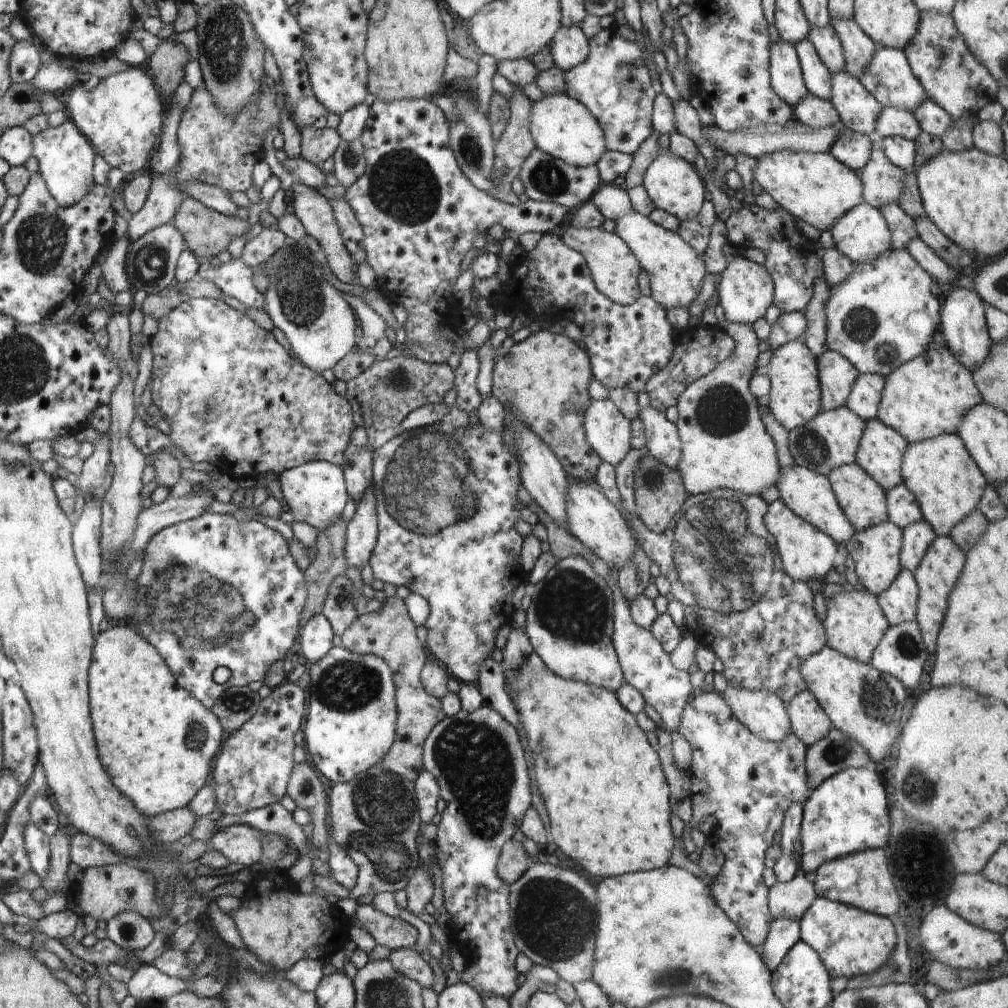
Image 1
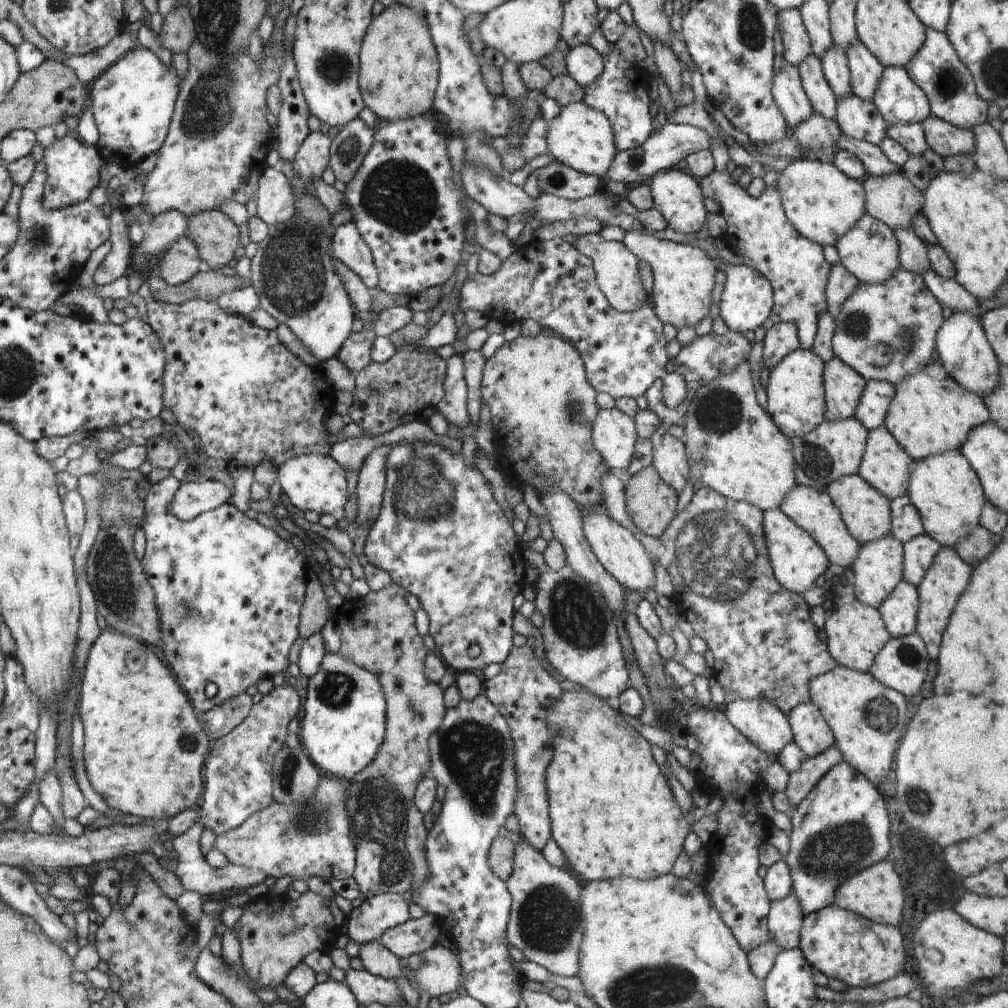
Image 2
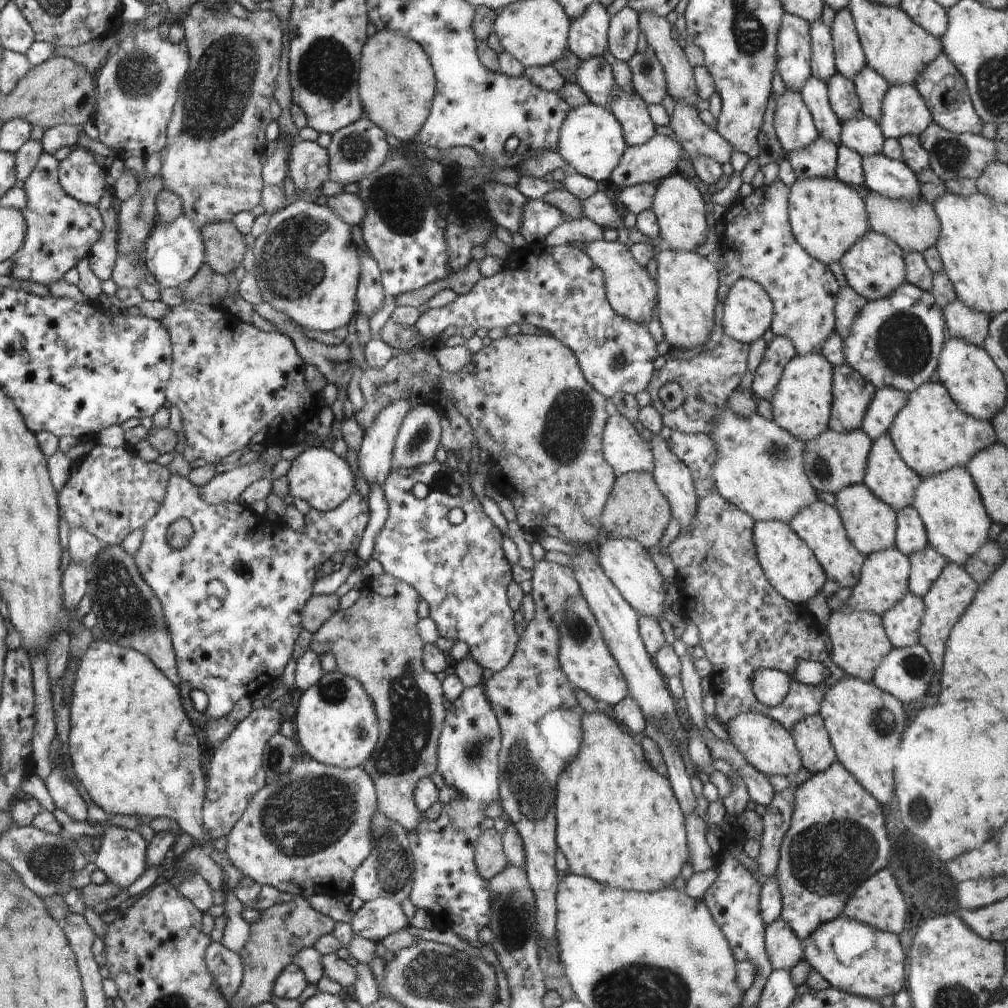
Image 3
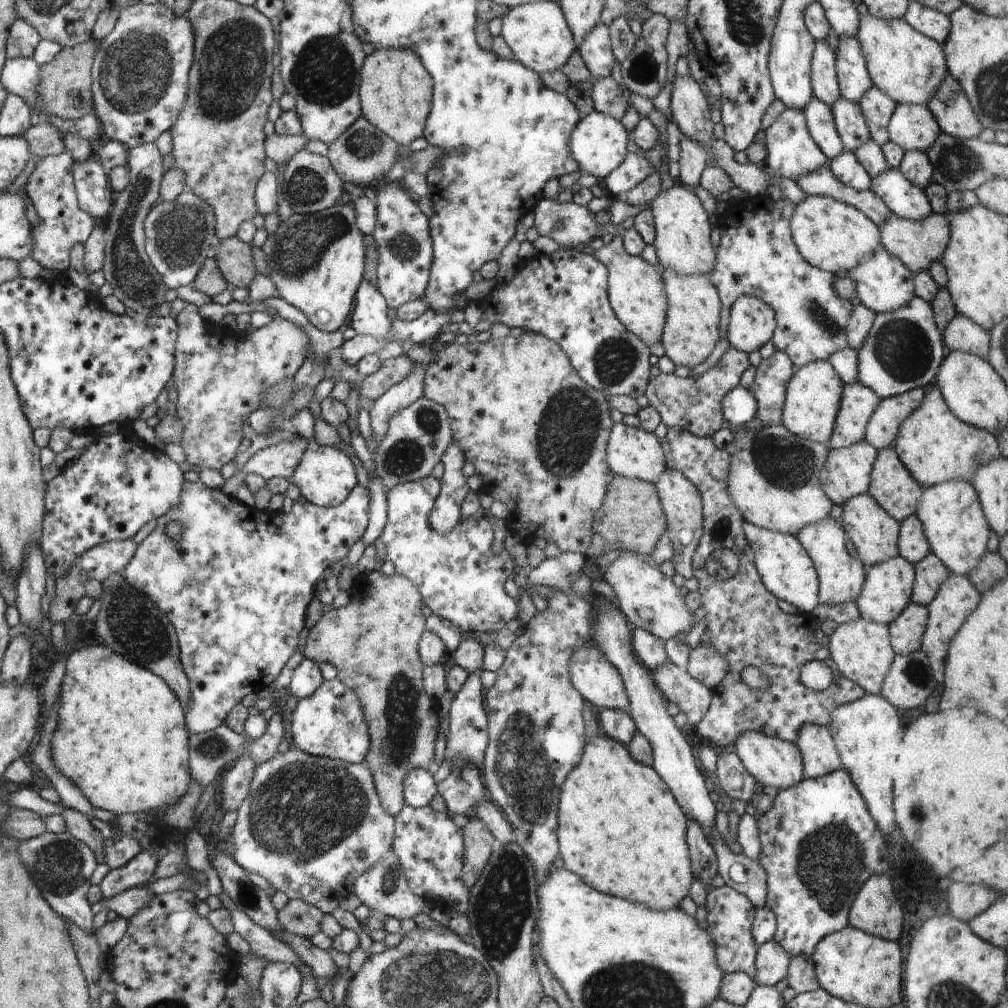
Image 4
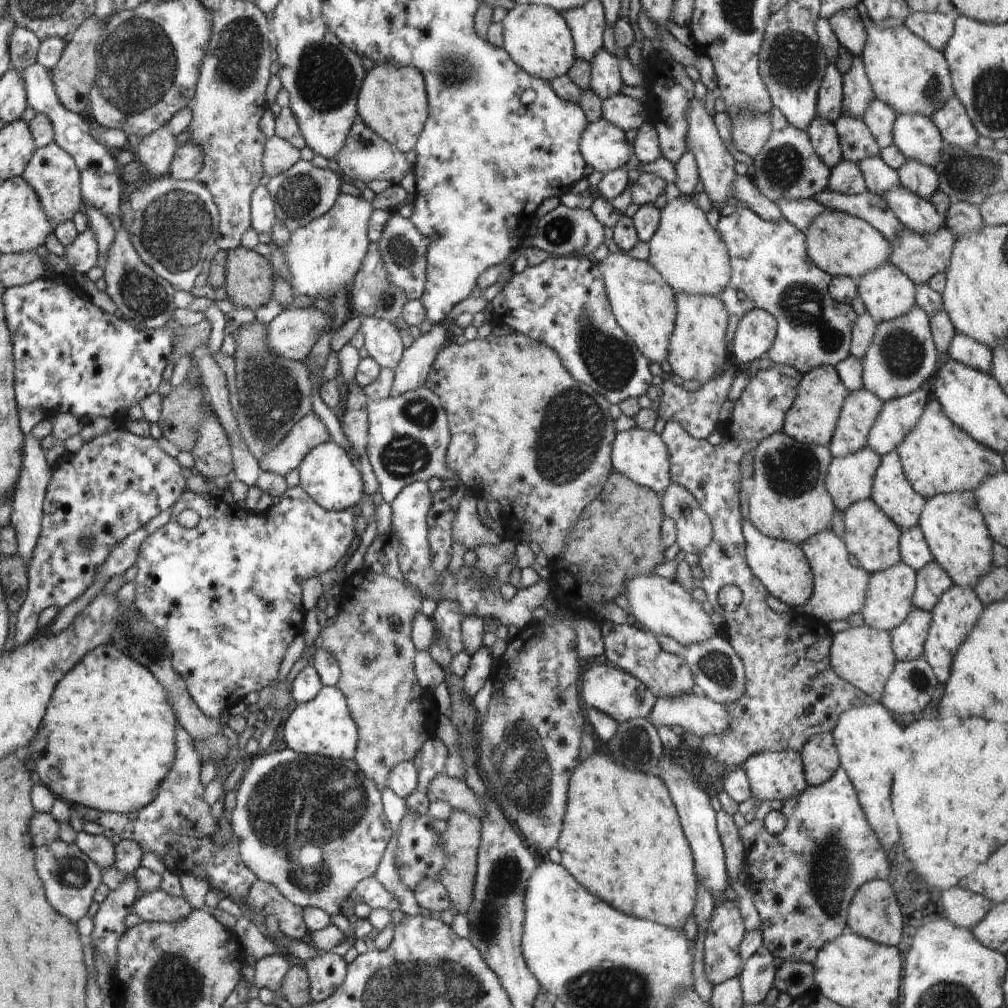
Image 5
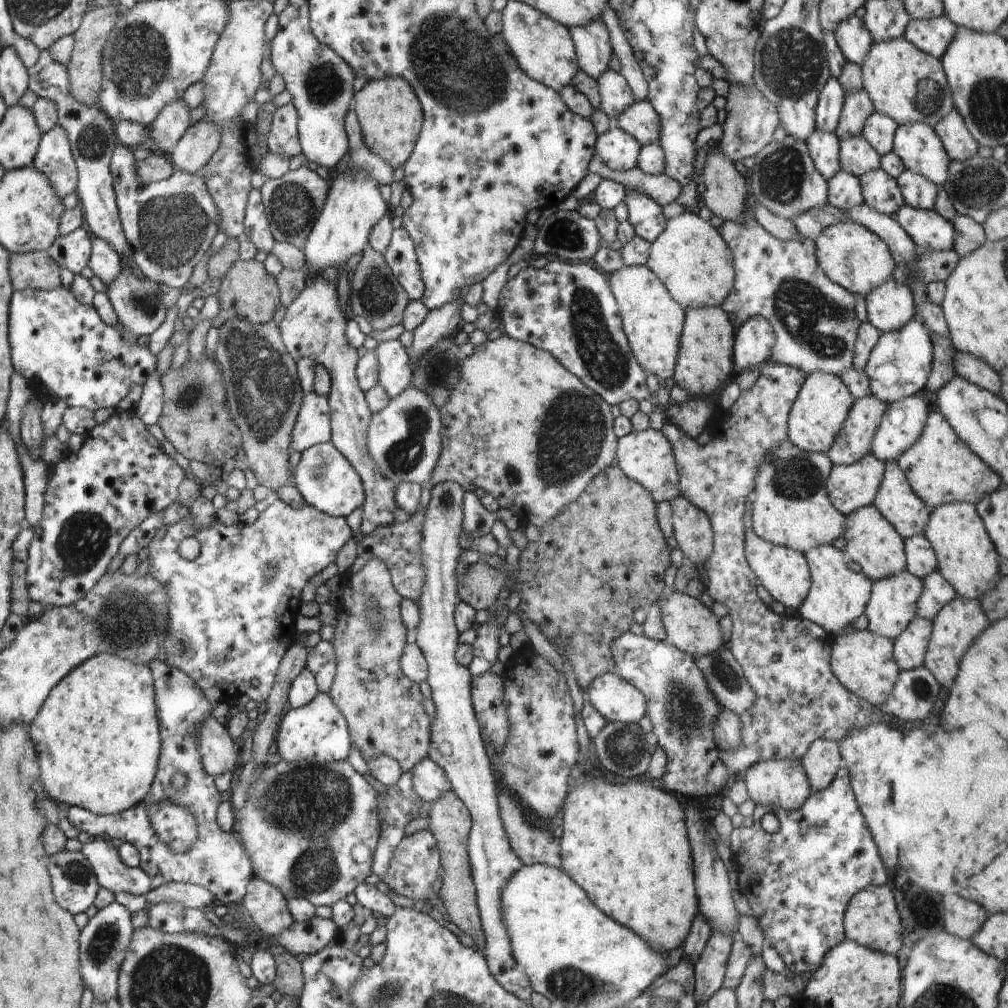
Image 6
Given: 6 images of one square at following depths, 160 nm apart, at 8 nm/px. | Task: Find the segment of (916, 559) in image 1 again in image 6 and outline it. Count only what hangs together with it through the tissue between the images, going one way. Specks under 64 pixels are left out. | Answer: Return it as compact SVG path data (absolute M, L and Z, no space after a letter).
M938 570L925 576L922 580L923 591L917 604L917 616L932 621L942 607L956 598L957 594Z

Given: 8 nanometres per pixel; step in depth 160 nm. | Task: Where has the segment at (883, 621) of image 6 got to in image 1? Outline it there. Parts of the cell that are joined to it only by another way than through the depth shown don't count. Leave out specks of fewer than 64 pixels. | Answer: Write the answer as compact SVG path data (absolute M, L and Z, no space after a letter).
M892 522L855 532L853 538L847 542L846 547L855 562L855 573L868 592L878 596L894 582L902 570L900 562L902 543L902 529Z

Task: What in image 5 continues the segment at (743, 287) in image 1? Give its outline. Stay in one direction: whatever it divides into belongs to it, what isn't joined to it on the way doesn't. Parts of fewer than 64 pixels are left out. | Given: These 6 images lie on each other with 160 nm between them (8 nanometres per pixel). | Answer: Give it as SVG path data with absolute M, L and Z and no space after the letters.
M762 309L748 311L739 320L729 352L742 364L752 363L766 356L776 333L777 322L770 313Z

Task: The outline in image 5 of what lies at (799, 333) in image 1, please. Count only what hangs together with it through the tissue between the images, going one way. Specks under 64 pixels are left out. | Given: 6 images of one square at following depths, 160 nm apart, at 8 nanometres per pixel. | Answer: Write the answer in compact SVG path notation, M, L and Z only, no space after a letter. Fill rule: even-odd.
M775 363L767 370L759 370L756 376L748 382L740 398L734 403L732 415L732 438L719 445L711 445L706 440L713 430L719 429L718 415L720 407L727 400L732 380L735 375L732 370L721 370L716 377L702 385L699 391L688 392L682 386L672 381L665 381L662 386L663 395L654 405L657 414L666 421L661 437L670 455L671 480L683 486L700 503L702 510L710 517L713 537L712 542L699 555L700 568L704 572L702 590L707 594L707 600L712 604L714 612L724 617L724 629L727 641L732 645L736 654L742 660L745 668L745 693L733 703L724 705L731 718L729 731L721 735L700 738L702 746L712 758L725 764L728 769L742 768L747 758L760 755L767 751L783 751L792 749L800 753L810 737L822 733L831 733L837 725L842 713L854 707L868 704L871 699L865 692L852 686L840 678L832 670L830 647L833 634L826 624L803 617L794 611L777 613L768 607L766 601L769 592L754 576L747 565L745 557L745 538L742 530L743 518L740 515L740 491L746 486L740 470L740 462L746 454L754 454L757 444L767 436L783 430L785 416L794 399L797 397L799 379L802 375L791 366ZM734 584L742 591L742 601L734 611L725 611L718 604L718 591L723 587Z

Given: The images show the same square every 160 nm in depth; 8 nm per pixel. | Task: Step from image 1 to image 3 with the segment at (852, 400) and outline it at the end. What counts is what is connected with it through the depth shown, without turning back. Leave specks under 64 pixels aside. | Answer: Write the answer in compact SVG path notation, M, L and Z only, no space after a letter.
M892 387L876 389L873 401L867 408L861 429L875 441L889 432L893 420L908 402L909 393Z

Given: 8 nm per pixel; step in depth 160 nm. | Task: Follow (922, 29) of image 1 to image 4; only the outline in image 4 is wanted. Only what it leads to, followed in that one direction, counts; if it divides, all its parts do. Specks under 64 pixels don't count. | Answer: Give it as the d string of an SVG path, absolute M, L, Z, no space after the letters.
M947 73L945 81L927 102L942 132L962 139L978 139L983 126L974 114L960 83Z

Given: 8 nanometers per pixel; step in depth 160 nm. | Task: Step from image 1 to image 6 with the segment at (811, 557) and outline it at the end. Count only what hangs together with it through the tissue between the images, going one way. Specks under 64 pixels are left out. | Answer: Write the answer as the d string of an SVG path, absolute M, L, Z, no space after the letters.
M748 529L745 531L745 557L762 584L773 600L781 607L800 608L806 600L811 587L811 574L804 554L782 545L772 544L761 539L756 533Z

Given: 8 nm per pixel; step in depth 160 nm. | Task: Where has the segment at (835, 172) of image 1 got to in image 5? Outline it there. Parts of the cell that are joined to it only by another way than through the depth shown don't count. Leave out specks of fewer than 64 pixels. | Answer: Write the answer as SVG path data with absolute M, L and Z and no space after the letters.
M824 209L807 228L806 256L831 277L849 276L855 284L879 266L889 262L891 244L873 226L862 219L834 209Z

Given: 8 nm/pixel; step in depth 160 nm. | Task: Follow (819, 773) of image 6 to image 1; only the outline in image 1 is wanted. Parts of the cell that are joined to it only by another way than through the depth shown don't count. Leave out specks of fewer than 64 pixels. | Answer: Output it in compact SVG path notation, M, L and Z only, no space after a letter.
M808 688L794 696L786 707L792 732L807 748L824 738L833 727Z

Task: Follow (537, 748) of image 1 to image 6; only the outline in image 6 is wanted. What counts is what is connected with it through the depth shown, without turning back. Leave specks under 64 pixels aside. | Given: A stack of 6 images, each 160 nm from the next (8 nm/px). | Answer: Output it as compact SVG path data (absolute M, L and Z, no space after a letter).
M590 774L581 777L579 780L569 781L568 796L564 802L564 816L562 826L563 835L560 838L561 848L561 869L570 875L570 878L588 895L588 898L606 916L613 918L618 924L632 929L638 936L641 936L655 951L664 955L678 946L683 946L683 942L688 936L692 921L698 914L698 901L694 884L693 856L691 844L687 835L685 823L686 802L670 791L666 791L659 782L652 782L649 779L642 782L628 782L626 784L612 784L602 780L602 778L592 778Z

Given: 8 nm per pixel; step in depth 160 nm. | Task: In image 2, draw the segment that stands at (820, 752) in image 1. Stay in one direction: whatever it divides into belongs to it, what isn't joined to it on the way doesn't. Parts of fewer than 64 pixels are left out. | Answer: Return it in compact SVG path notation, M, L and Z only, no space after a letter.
M834 745L822 754L806 757L790 773L790 778L785 788L787 799L792 809L798 808L798 805L808 793L816 786L816 783L837 764L844 761L840 749Z

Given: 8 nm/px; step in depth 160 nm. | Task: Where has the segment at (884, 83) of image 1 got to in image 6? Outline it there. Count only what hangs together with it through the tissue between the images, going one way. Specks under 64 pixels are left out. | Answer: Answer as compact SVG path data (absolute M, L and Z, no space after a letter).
M927 124L898 125L893 138L893 151L906 169L926 177L938 189L947 181L951 158L934 129Z

